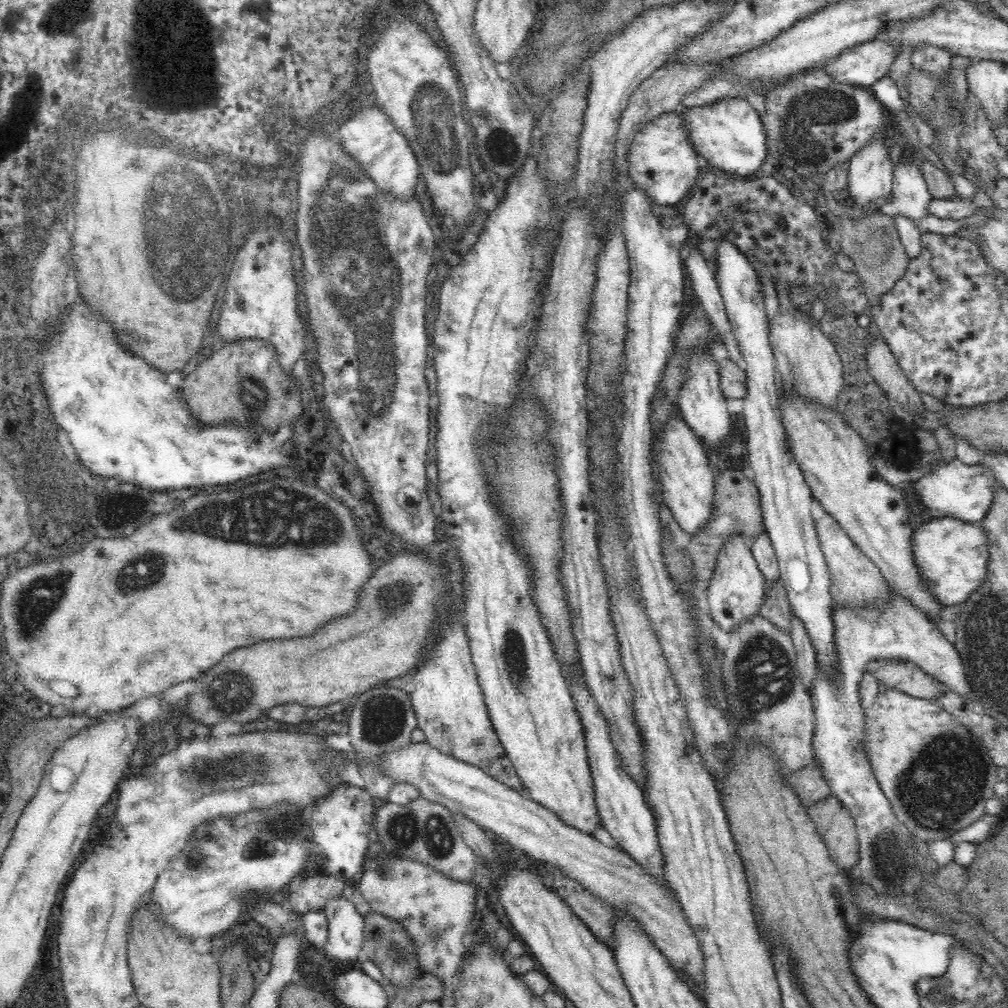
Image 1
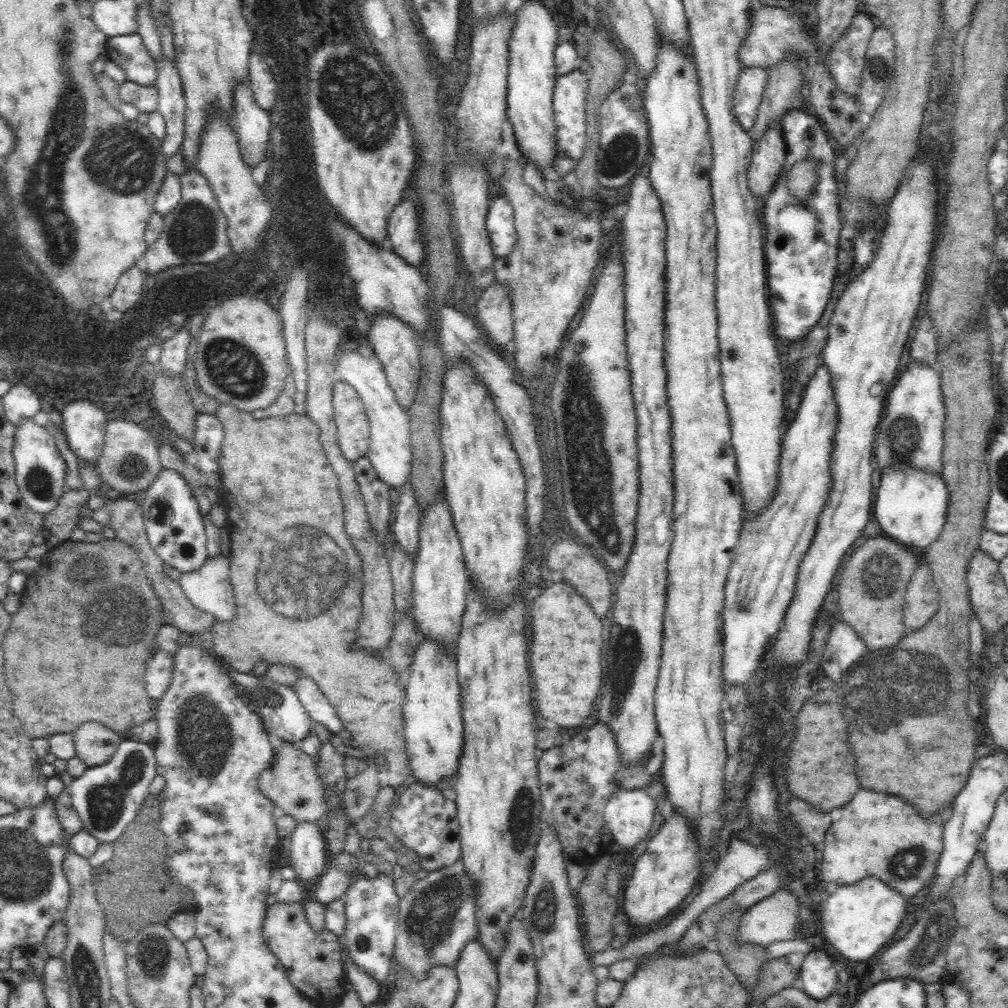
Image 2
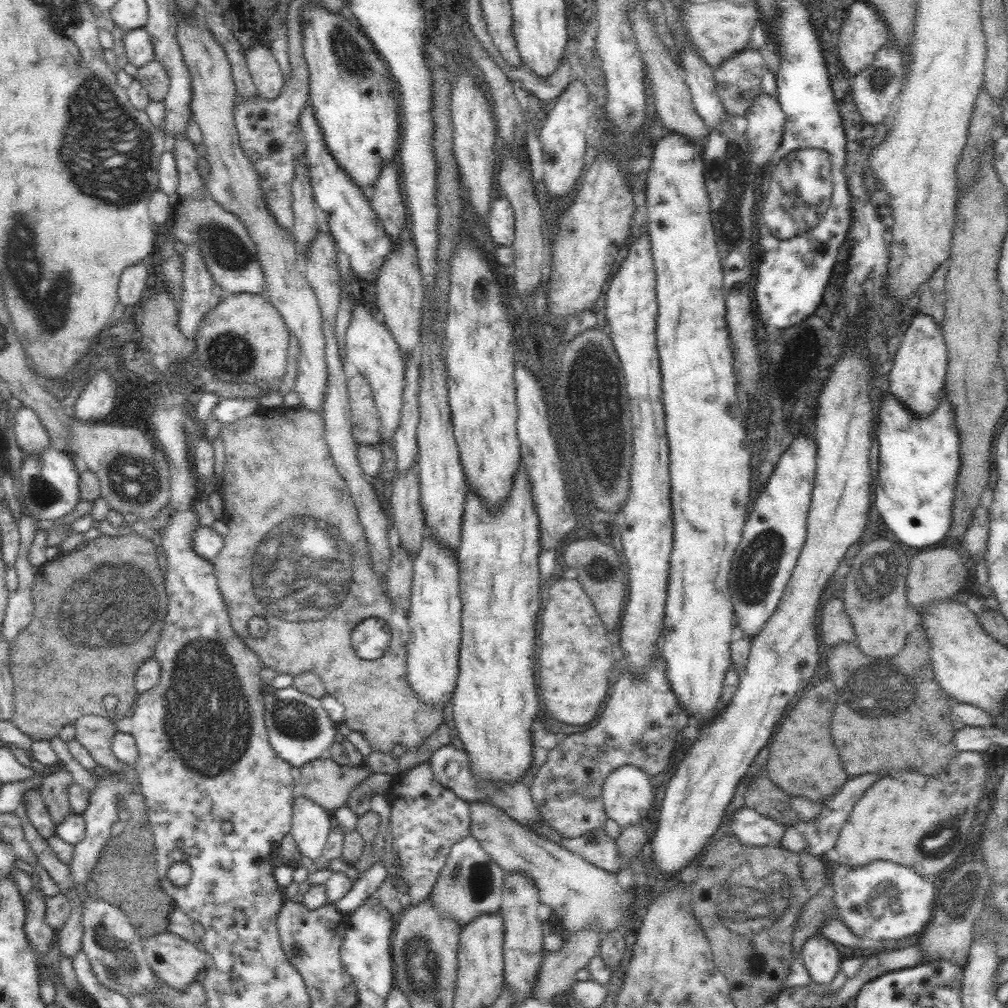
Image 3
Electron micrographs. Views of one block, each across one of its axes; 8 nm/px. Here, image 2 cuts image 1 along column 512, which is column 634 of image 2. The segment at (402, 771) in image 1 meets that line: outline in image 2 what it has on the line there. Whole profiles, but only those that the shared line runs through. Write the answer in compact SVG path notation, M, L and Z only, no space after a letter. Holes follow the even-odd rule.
M619 788L604 808L604 821L614 843L633 849L650 832L656 820L658 805L647 788Z

